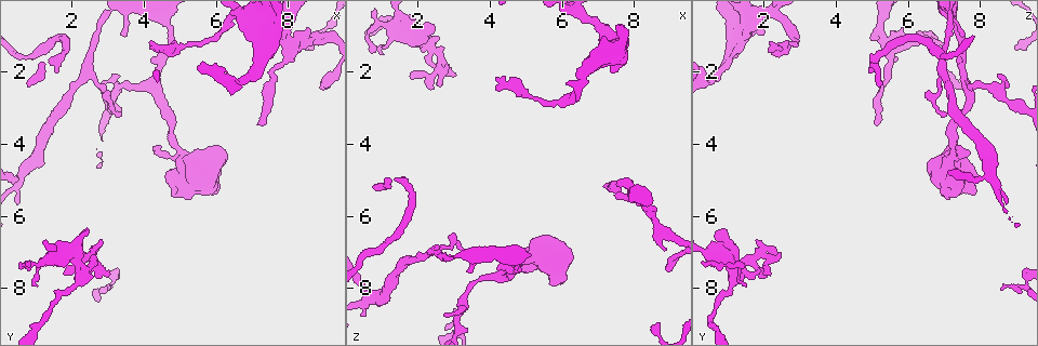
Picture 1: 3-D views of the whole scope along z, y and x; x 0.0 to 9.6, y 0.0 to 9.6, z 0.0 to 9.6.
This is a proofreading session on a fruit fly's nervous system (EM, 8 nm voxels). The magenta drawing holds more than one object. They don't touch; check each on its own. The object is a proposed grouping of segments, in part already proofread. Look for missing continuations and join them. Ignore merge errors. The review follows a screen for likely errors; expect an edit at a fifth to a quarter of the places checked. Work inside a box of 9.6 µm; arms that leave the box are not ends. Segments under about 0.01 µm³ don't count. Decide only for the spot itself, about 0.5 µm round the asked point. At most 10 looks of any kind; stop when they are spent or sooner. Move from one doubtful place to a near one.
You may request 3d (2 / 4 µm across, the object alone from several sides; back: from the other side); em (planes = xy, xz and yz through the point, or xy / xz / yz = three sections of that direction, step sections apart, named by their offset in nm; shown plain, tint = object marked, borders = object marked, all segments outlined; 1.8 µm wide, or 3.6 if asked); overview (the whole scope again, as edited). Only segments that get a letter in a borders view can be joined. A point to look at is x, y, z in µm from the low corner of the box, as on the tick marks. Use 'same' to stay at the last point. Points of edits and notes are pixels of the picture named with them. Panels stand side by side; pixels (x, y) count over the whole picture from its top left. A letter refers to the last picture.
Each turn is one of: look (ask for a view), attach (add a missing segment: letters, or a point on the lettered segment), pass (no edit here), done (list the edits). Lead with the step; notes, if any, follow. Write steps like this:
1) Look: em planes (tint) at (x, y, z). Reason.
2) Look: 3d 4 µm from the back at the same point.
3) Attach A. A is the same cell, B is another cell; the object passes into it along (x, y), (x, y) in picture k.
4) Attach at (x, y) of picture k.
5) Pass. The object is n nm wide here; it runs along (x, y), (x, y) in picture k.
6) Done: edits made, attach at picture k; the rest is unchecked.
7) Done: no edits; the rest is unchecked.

Look: 3d 2 µm at (1.05, 7.40, 0.75). Abrupt turn.

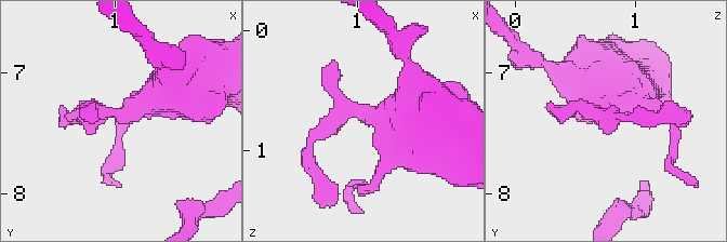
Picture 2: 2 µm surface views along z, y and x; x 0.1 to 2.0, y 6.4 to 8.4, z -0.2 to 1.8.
Look: em yz step 16 (borders) at (1.02, 7.38, 0.70). Now the EM.

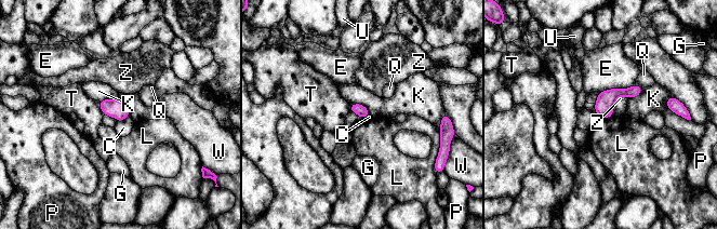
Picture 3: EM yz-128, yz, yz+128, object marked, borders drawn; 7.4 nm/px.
Look: em planes (borders) at the same point.

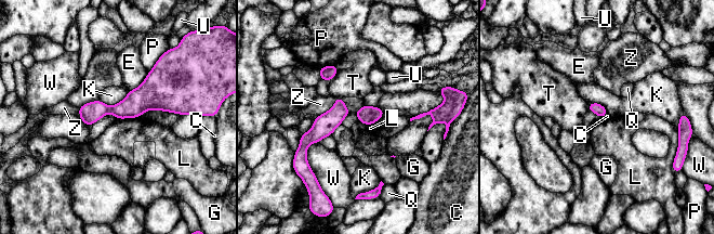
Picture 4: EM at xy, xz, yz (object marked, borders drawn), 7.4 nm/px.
Pass. The object is 90 nm wide here; C, E, G, K, L, P, Q, T, U, W and Z are other cells; a border runs along (116, 117), (105, 114), (89, 126) in picture 4; none of them fits.

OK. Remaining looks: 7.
Look: em xz step 8 (borders) at (4.15, 1.20, 2.20). Long arm stops here.

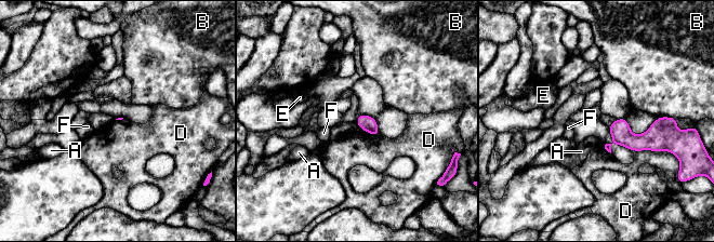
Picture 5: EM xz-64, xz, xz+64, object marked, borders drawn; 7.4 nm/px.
Look: em planes (borders) at the same point. Cut it another way.

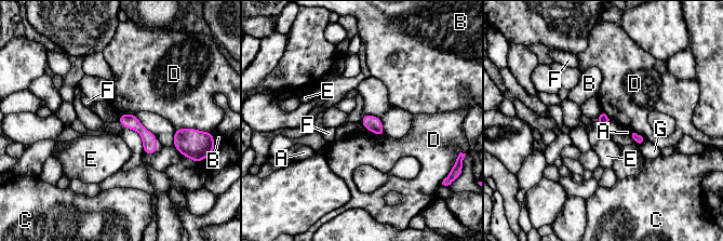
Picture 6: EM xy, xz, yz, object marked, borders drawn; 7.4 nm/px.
Pass. The longest contact is with D, 150 nm; A, B, C, D, E, F and G are other cells; none of them fits.

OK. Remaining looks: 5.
Look: 3d 4 µm at (5.20, 4.50, 7.10). Thick turns thin.

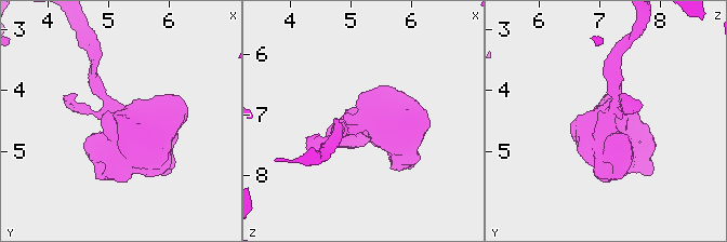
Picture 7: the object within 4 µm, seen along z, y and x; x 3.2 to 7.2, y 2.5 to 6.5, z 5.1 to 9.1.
Look: em 3.6 µm planes (borders) at (5.20, 4.55, 7.05).

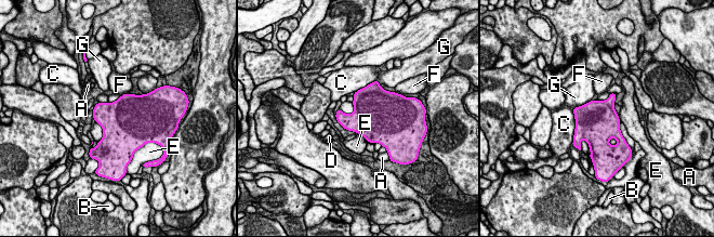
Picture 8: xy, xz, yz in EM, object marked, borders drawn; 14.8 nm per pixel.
Pass. A, B, C, D, E, F and G are other cells; a border runs along (95, 121), (102, 129), (97, 142) in picture 8; no lettered segment goes on from it.

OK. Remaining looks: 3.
Look: 3d 4 µm at (8.85, 1.10, 6.40). Branch point.

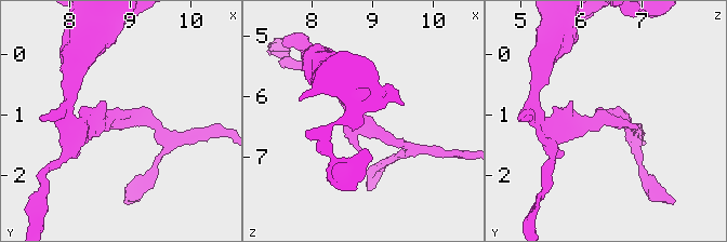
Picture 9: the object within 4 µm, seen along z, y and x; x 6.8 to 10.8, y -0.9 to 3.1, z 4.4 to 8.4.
Look: em planes (tint) at (8.85, 1.00, 6.40). Shape alone is not enough.

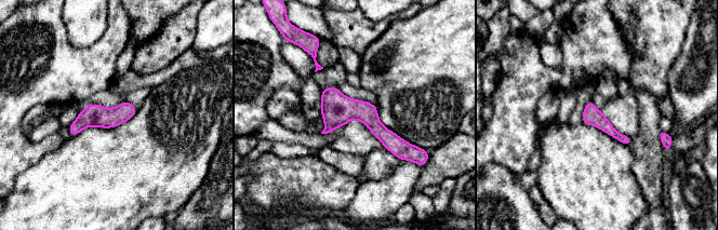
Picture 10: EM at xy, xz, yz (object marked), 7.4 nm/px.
Look: em planes (borders) at the same point.

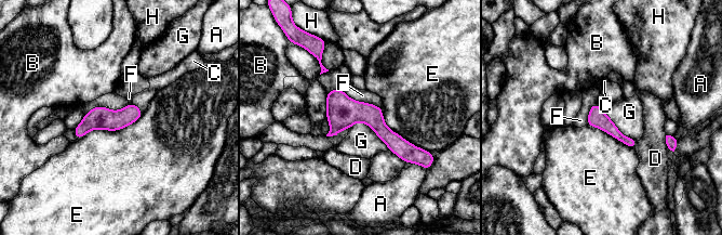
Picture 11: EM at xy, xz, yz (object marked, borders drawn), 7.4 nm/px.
Pass. A, B, C, D, E, F, G and H are other cells; it runs along (329, 95), (415, 149) in picture 11; none of them fits.

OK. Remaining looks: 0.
Done: no edits; the rest is unchecked.

